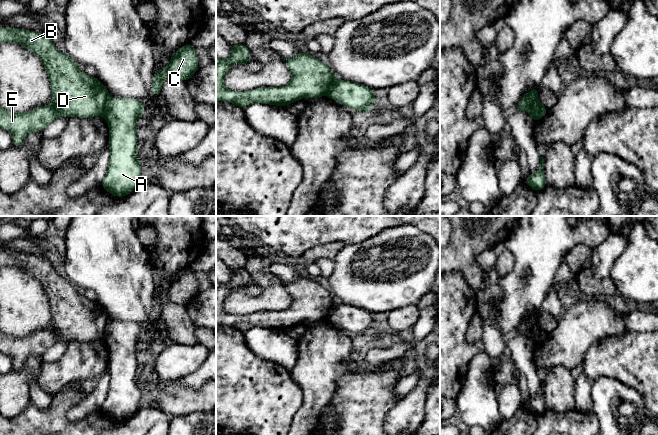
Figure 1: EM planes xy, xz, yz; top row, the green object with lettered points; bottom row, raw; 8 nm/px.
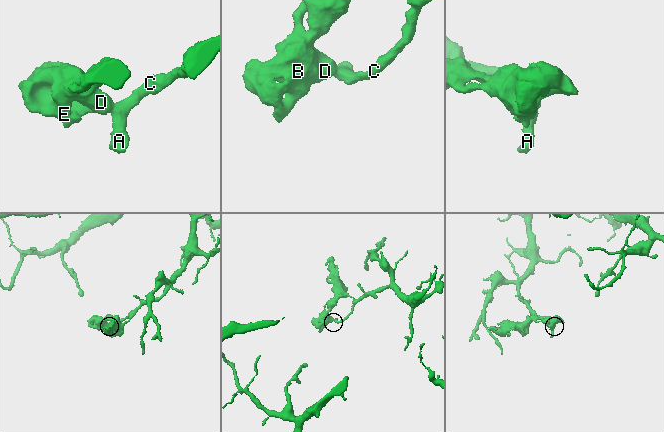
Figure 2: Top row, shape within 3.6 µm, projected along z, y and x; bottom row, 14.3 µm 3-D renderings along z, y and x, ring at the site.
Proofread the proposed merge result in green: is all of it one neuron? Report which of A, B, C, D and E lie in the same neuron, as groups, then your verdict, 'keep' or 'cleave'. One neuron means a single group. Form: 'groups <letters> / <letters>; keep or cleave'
groups A C / B D E; cleave

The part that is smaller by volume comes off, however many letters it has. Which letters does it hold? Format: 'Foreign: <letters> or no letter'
Foreign: B, D, E

